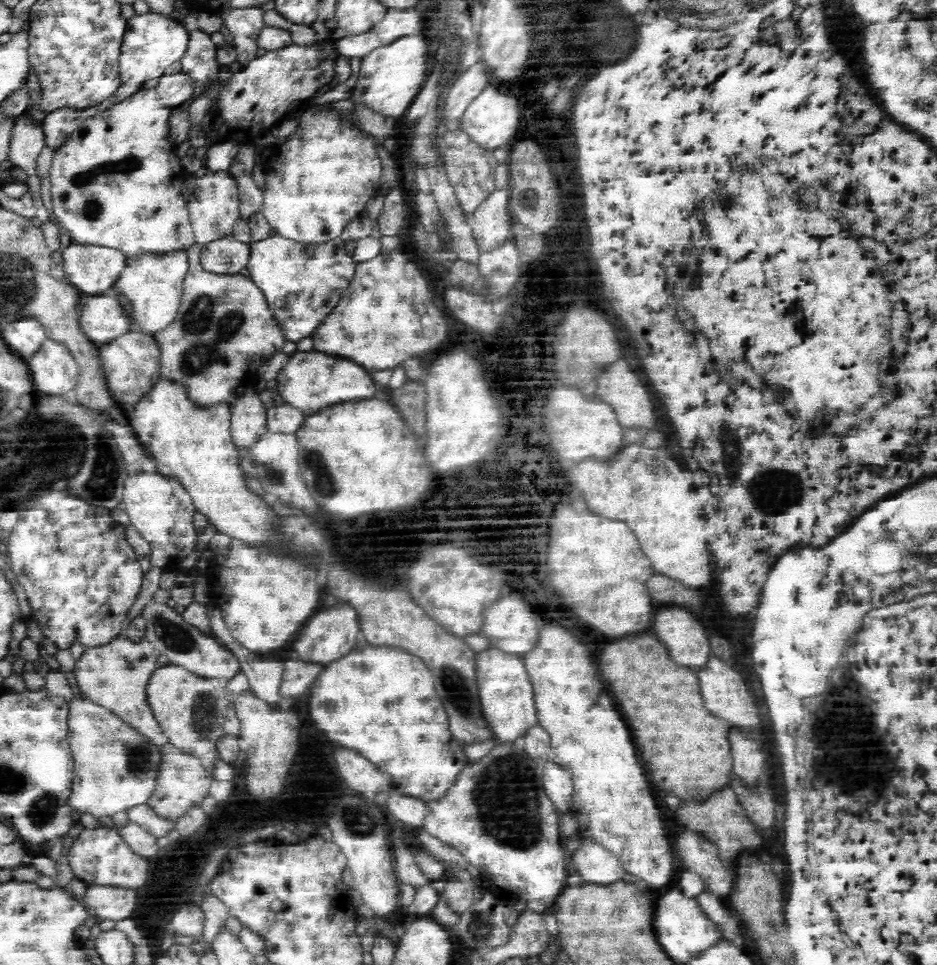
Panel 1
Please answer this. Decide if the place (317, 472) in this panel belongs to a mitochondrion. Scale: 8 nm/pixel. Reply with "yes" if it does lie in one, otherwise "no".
yes

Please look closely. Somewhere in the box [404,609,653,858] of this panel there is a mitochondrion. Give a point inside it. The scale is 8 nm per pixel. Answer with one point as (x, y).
(489, 791)

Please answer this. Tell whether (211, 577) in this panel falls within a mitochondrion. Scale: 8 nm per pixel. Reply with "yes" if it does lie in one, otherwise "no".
no

